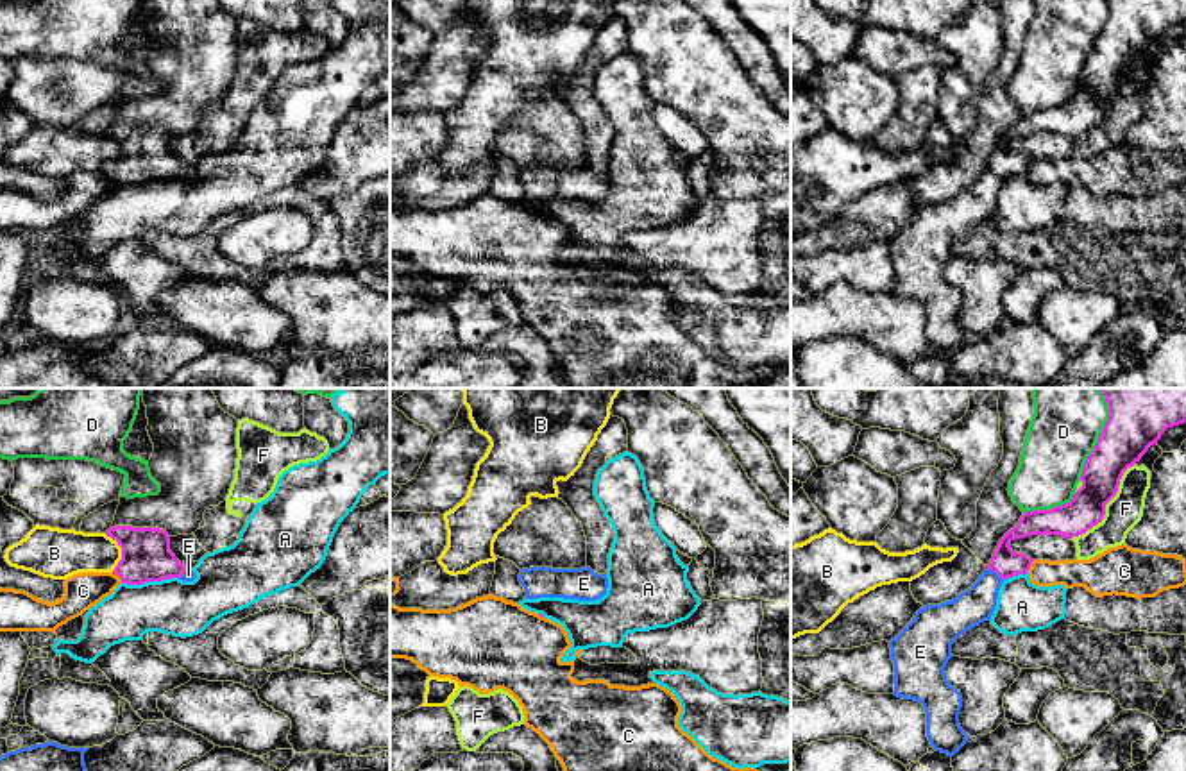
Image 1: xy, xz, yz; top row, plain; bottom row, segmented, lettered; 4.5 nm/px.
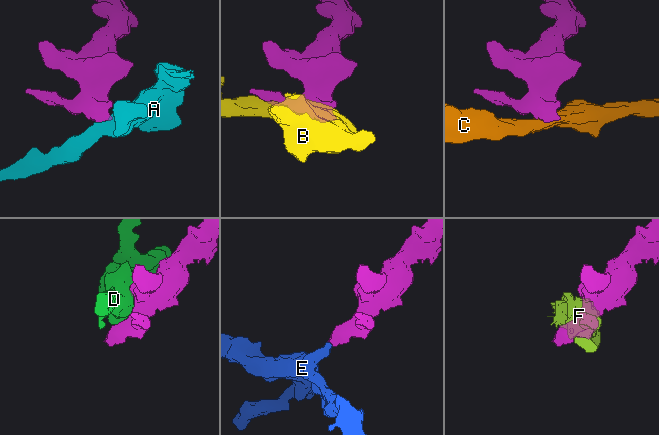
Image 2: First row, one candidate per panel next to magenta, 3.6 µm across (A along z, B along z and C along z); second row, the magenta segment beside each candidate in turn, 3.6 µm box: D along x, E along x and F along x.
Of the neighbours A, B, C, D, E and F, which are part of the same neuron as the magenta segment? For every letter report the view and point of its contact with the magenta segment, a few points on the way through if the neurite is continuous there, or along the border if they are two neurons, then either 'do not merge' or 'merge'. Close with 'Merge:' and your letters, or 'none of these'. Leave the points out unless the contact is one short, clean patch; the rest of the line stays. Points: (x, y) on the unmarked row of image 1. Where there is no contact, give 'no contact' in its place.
A: contact xy (149, 179); border xy (177, 176), (122, 183); do not merge
B: contact xy (122, 151); do not merge
C: contact xy (117, 174); border xy (111, 172), (122, 181); do not merge
D: contact yz (1097, 40); do not merge
E: contact yz (995, 170); way yz (1006, 161), (995, 170), (975, 204); merge
F: contact yz (1104, 106); do not merge
Merge: E

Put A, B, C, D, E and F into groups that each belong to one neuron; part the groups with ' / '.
A / B / C / D / E / F

